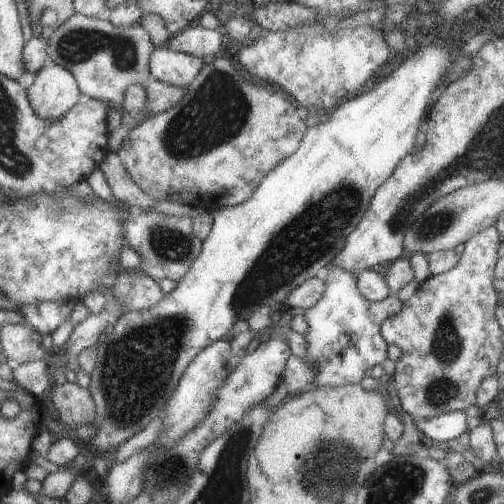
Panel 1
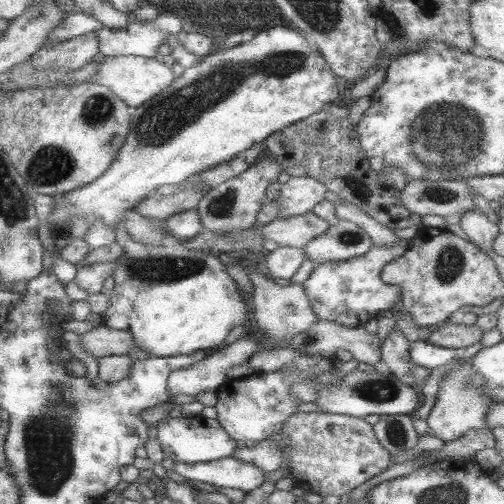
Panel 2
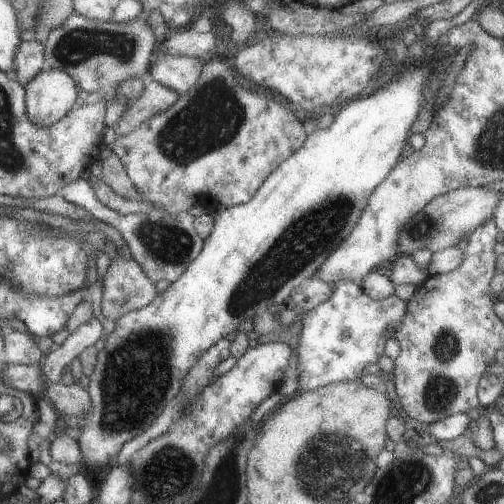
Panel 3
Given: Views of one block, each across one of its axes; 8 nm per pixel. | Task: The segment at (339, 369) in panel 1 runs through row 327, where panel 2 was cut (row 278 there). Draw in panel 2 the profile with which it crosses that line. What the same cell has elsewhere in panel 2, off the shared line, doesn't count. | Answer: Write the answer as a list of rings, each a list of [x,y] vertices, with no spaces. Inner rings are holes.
[[[401,240],[401,244],[397,244],[395,248],[371,248],[363,256],[355,256],[343,262],[323,262],[313,266],[313,272],[303,282],[303,290],[307,294],[307,300],[313,304],[311,308],[317,318],[337,322],[347,328],[359,328],[375,322],[379,314],[391,310],[393,304],[401,300],[401,288],[385,284],[381,280],[381,270],[385,264],[405,254],[407,242],[409,240]]]

